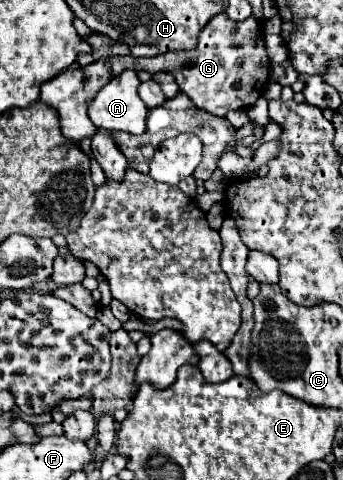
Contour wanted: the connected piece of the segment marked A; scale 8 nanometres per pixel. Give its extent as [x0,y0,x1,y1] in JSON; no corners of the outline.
[89,70,147,134]

